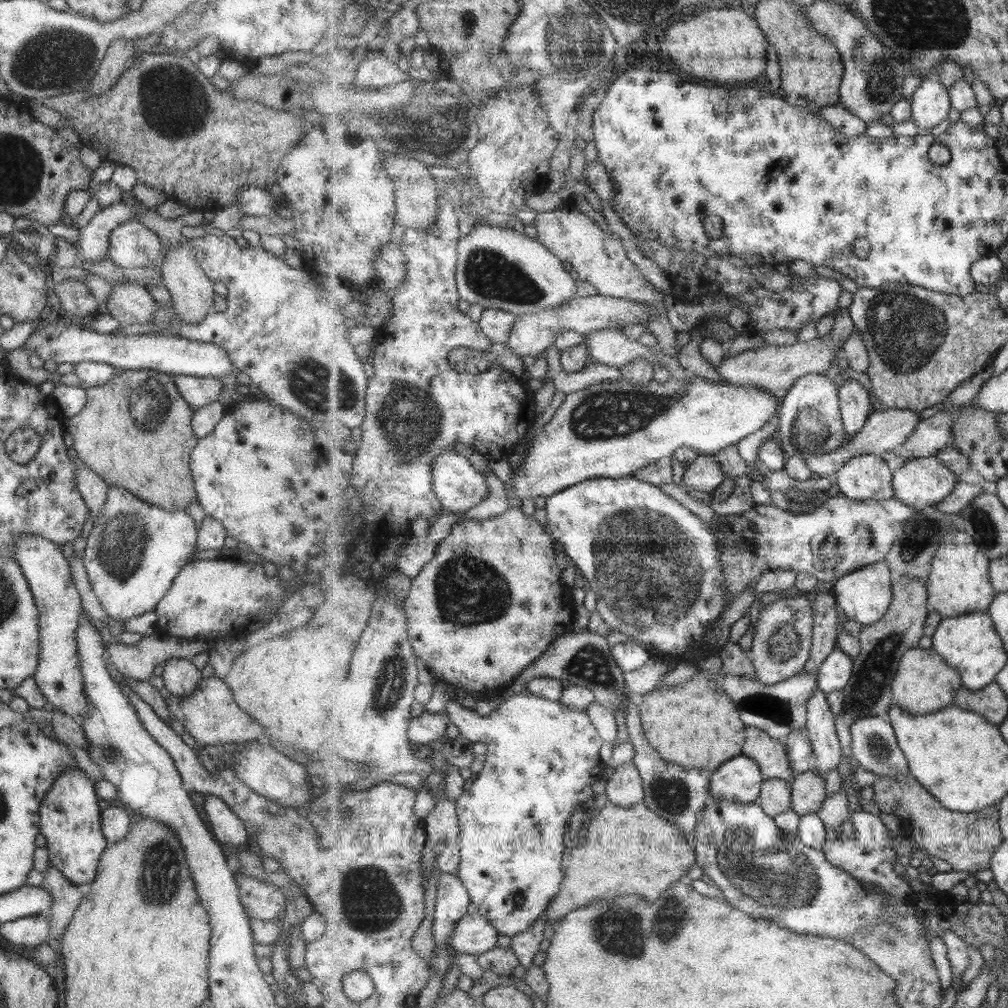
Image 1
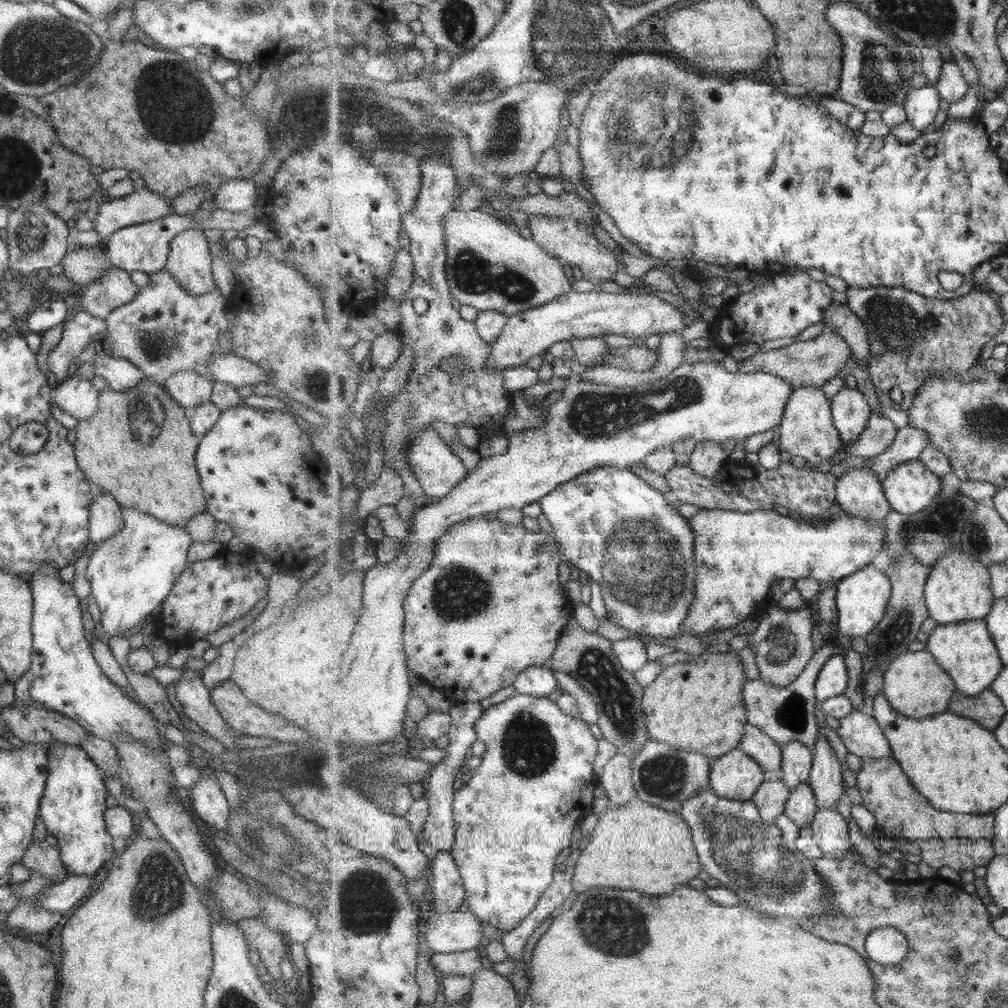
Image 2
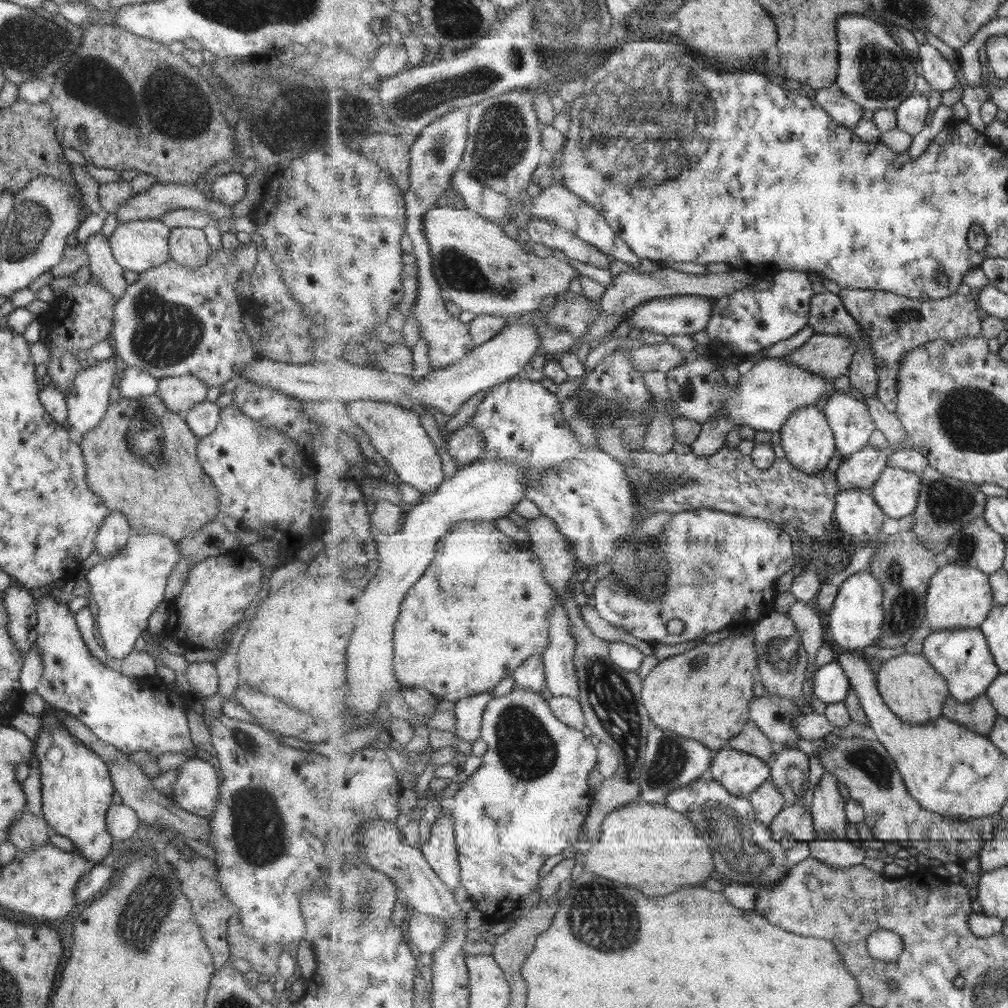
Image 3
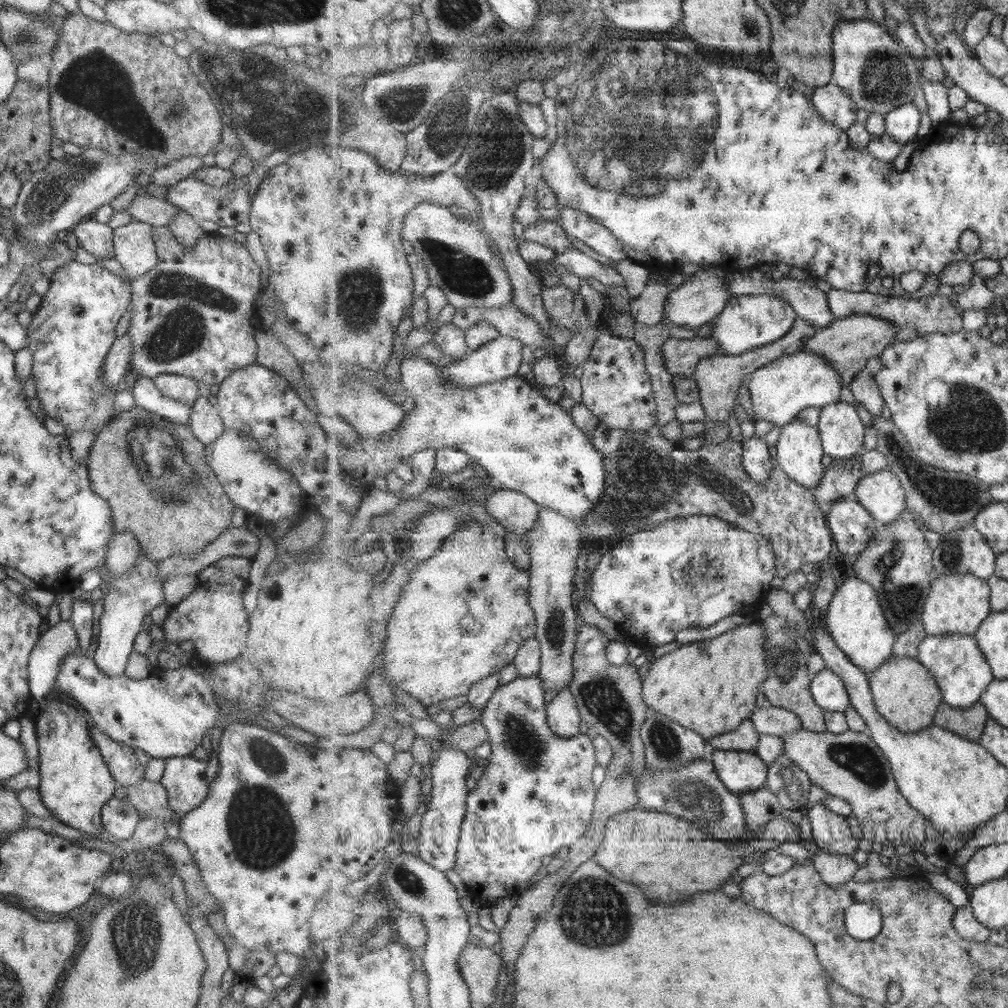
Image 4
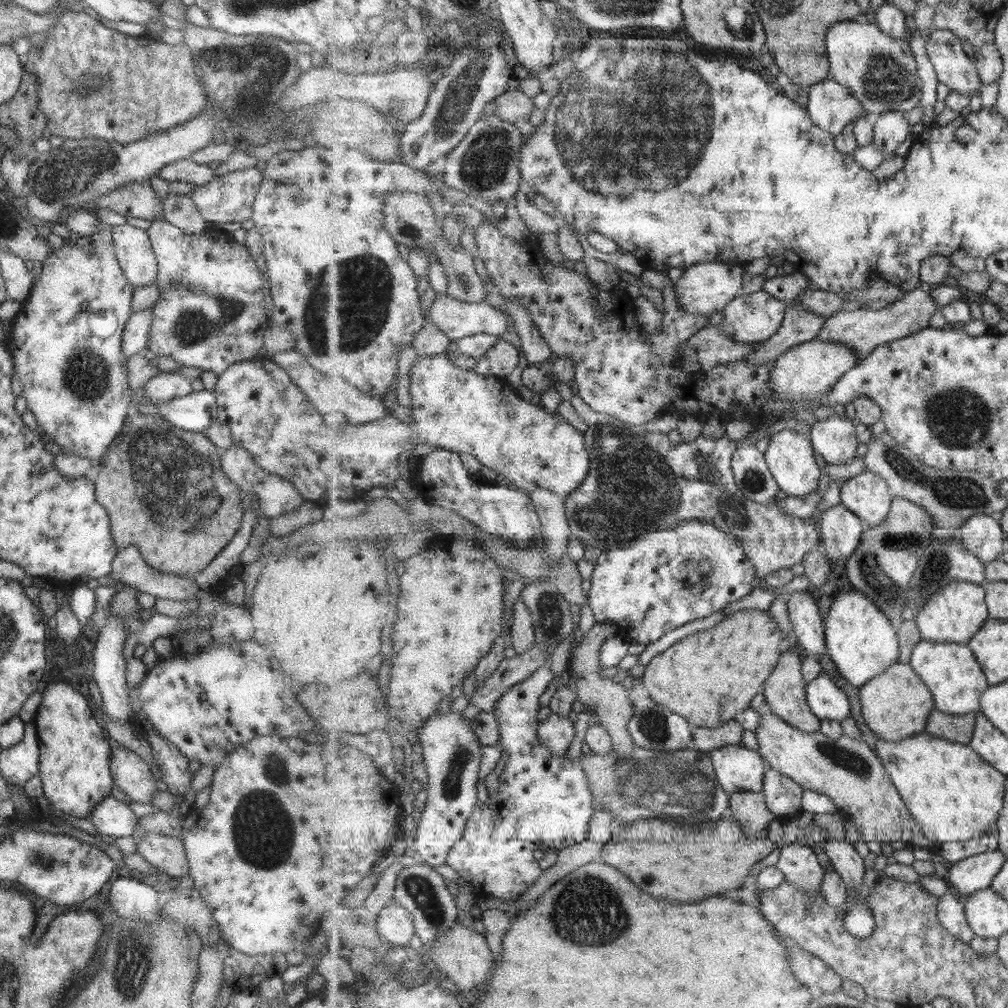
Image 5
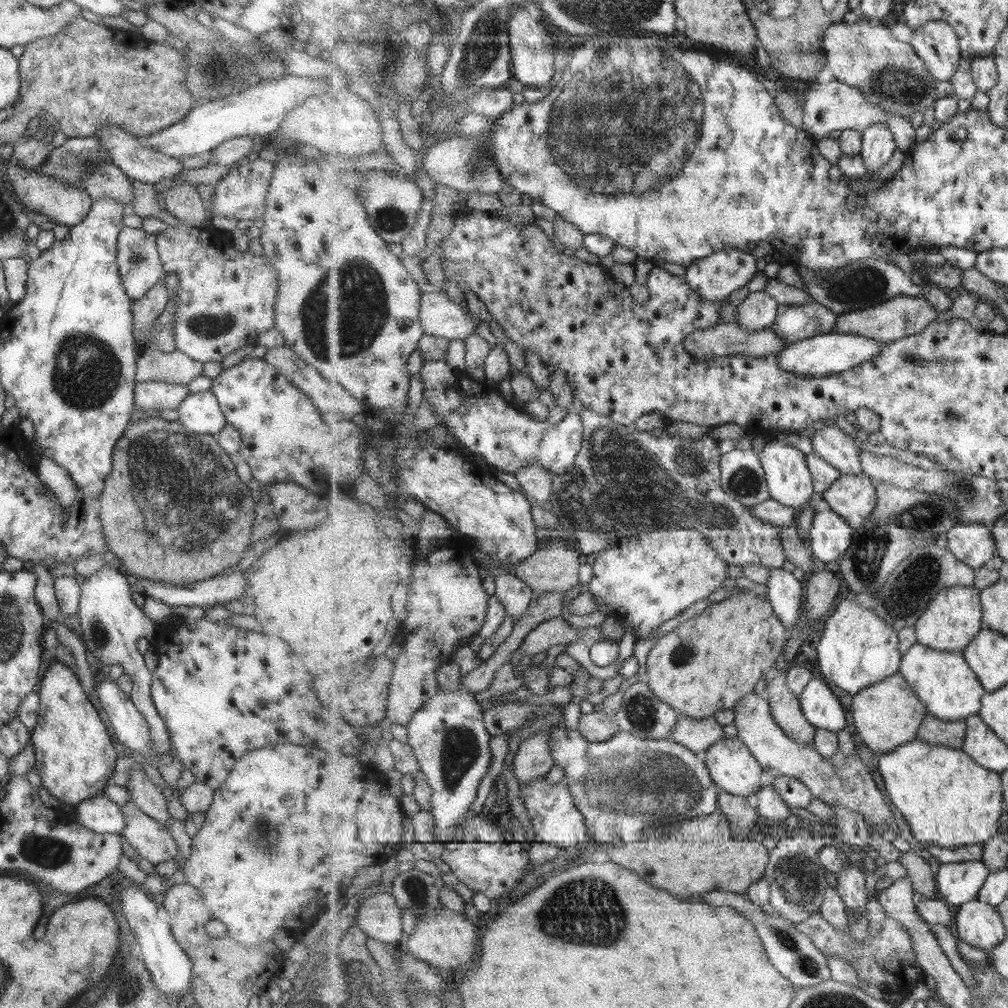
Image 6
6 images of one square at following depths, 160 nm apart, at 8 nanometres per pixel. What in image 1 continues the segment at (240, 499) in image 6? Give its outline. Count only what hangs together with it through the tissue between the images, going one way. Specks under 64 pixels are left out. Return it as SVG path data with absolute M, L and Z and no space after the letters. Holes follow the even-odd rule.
M121 369L121 371L116 371L114 377L103 386L87 387L85 389L86 401L83 408L76 415L63 419L63 426L65 426L65 430L67 430L72 438L72 447L77 456L77 460L85 464L85 467L88 467L93 473L97 474L105 482L107 487L119 487L119 489L127 491L127 493L135 496L137 499L159 507L161 510L184 510L187 505L197 503L197 496L189 469L189 455L196 445L198 438L194 435L190 425L192 409L177 392L171 375L157 372L153 369Z

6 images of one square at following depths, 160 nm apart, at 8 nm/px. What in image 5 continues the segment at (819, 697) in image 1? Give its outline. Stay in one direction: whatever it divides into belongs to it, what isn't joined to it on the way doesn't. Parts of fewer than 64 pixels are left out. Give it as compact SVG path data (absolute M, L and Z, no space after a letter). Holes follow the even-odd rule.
M825 839L820 846L828 854L833 869L842 876L847 888L852 892L864 890L863 878L867 866L855 843Z

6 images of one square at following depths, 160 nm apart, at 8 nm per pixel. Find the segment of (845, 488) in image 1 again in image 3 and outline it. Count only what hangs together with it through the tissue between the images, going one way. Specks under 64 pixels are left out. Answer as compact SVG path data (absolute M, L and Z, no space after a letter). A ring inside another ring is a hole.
M851 489L840 491L836 497L835 516L839 520L840 531L852 538L854 546L866 546L877 534L883 530L883 524L887 514L883 512L883 508L879 507L879 502L875 499L871 491L863 491L861 489Z

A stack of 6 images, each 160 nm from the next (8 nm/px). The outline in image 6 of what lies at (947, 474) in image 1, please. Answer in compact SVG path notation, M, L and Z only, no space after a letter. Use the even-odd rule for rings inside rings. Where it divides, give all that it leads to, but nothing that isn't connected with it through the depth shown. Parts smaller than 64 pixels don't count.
M865 472L843 475L823 494L824 507L846 518L851 527L863 527L879 504L879 490Z

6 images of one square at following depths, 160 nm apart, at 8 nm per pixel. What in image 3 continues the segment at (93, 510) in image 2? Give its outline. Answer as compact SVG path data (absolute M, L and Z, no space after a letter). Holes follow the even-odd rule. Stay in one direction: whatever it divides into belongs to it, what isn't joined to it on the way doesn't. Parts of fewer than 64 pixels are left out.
M110 512L97 531L94 550L99 557L111 558L125 546L131 533L126 518L120 512Z

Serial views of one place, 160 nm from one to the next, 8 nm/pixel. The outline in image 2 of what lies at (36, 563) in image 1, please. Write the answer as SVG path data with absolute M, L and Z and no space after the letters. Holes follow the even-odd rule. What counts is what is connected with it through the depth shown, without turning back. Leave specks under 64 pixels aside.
M44 564L32 574L31 578L27 579L32 596L32 649L30 665L27 670L31 685L28 690L28 698L32 702L41 702L45 709L51 709L70 718L83 730L86 730L88 734L102 740L111 741L112 736L128 734L135 741L152 747L158 742L157 739L160 738L160 733L163 732L163 724L158 722L153 713L146 709L145 705L126 695L119 685L113 684L98 667L92 657L90 646L85 639L83 627L81 627L79 600L71 589L71 583L59 579L57 575L59 570L54 566Z

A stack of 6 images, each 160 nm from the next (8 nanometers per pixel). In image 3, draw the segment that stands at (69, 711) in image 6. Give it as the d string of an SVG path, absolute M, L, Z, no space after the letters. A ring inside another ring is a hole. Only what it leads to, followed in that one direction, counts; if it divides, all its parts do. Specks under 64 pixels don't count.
M47 708L40 718L40 727L34 744L34 754L38 760L40 772L40 802L42 817L49 826L50 833L60 834L69 838L74 844L80 857L93 861L94 864L108 861L111 852L112 836L106 831L105 813L111 806L111 799L114 796L112 782L109 776L108 766L93 751L80 744L74 736L71 736L62 725L60 719L62 714ZM51 747L61 749L62 757L58 763L50 763L45 759L45 752Z

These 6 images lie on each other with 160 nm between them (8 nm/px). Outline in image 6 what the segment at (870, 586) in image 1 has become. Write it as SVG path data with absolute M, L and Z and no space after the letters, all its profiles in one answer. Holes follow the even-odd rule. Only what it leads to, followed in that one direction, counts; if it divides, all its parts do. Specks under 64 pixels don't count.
M843 600L824 624L824 633L817 648L822 676L850 695L900 672L902 656L898 631L885 622L873 608Z

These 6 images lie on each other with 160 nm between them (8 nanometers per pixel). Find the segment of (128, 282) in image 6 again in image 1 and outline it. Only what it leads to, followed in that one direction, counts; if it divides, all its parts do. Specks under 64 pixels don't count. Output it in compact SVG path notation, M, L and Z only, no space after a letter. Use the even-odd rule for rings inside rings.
M135 220L110 232L106 257L115 266L149 268L161 261L159 237Z

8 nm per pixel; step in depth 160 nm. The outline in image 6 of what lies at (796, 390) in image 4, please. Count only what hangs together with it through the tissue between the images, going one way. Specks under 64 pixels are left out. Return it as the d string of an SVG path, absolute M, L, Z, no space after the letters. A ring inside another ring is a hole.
M825 333L801 339L786 345L778 354L779 364L783 370L804 377L827 377L832 374L845 373L877 357L884 350L883 343L875 339L845 333Z

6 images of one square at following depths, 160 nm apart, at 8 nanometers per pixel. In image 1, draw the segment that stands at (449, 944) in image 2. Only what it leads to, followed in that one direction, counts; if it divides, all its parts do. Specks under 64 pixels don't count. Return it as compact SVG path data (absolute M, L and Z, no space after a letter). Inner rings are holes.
M467 913L451 935L451 947L455 949L455 954L468 953L479 956L496 948L499 935L500 932L491 921L481 913Z

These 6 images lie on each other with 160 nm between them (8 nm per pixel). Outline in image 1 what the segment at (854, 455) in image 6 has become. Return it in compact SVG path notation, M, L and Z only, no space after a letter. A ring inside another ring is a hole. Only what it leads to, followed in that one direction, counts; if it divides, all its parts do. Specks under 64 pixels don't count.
M847 379L839 387L842 402L842 419L848 435L856 435L865 425L870 414L875 410L871 395L865 386L854 379Z

